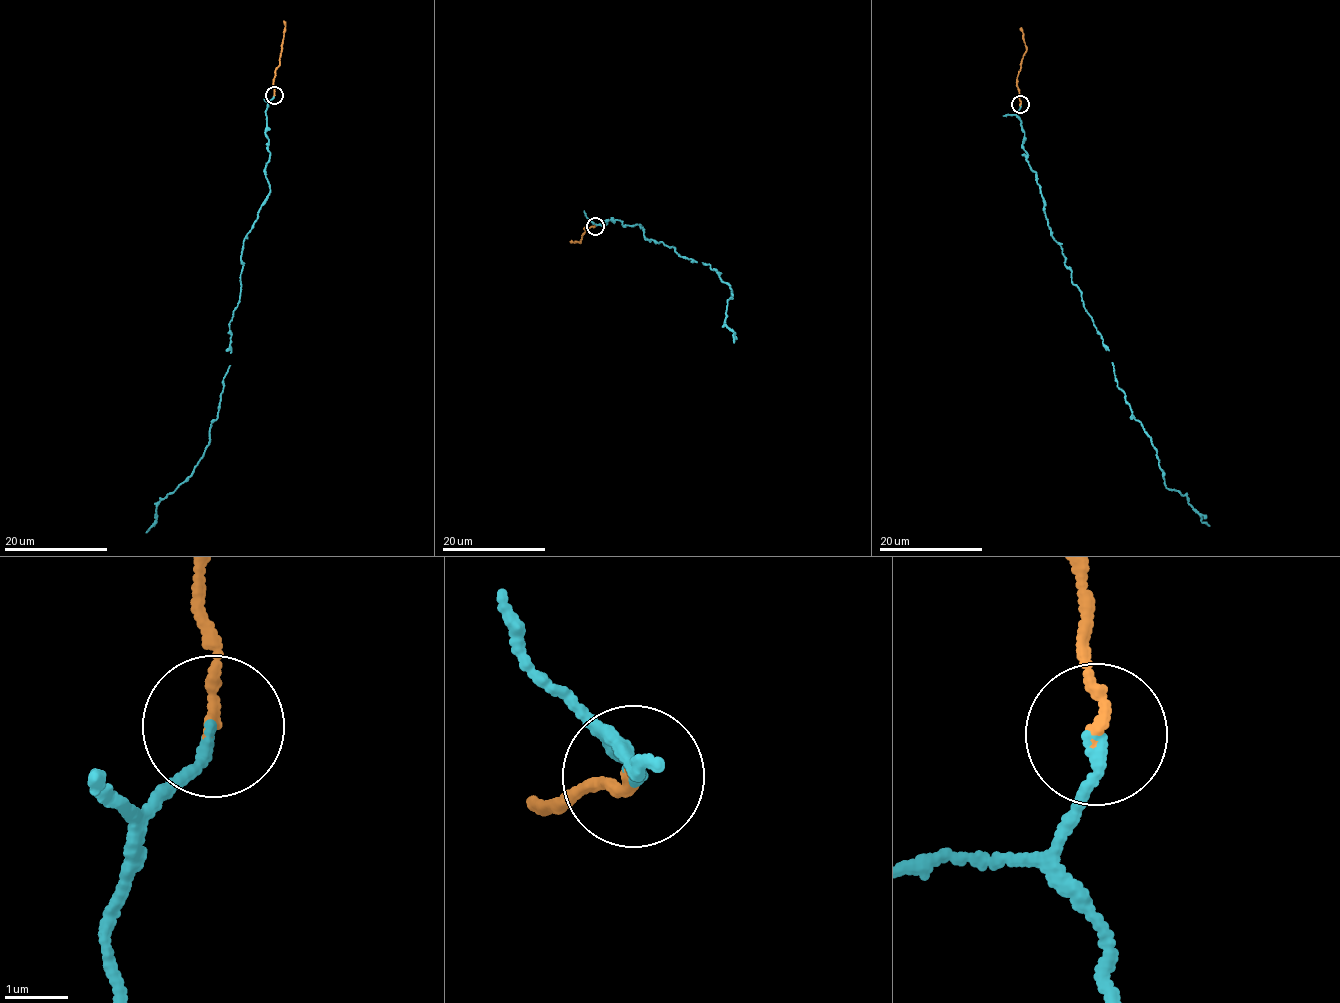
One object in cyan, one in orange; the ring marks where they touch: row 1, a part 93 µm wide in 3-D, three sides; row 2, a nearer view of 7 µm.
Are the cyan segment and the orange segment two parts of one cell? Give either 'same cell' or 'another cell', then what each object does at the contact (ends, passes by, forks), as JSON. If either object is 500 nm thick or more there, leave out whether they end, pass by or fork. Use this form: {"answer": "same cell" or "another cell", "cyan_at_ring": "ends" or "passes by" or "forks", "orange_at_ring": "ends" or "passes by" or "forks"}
{"answer": "same cell", "cyan_at_ring": "ends", "orange_at_ring": "ends"}

